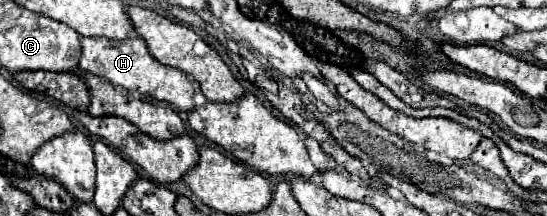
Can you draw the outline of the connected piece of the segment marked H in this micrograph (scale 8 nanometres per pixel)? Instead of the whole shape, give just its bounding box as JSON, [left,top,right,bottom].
[78,36,194,110]

